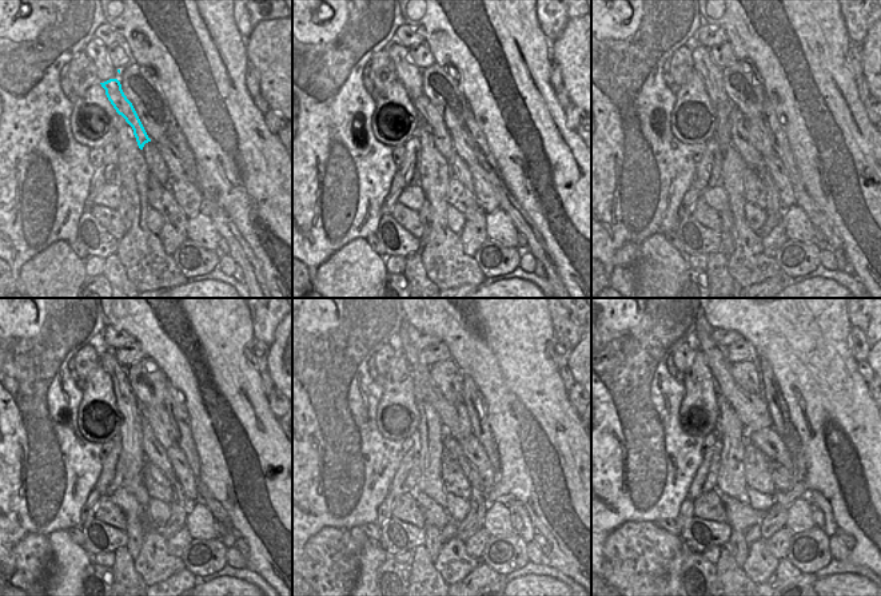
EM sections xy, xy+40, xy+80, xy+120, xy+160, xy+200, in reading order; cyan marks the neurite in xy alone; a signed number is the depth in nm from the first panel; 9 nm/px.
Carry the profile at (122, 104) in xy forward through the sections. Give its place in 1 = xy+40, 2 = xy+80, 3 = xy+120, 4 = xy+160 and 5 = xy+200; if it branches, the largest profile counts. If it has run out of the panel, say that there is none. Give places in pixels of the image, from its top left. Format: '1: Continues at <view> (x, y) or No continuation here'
1: Continues at xy+40 (426, 111)
2: Continues at xy+80 (740, 136)
3: Continues at xy+120 (154, 452)
4: Continues at xy+160 (450, 445)
5: Continues at xy+200 (784, 479).

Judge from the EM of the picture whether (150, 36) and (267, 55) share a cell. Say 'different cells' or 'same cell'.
different cells

